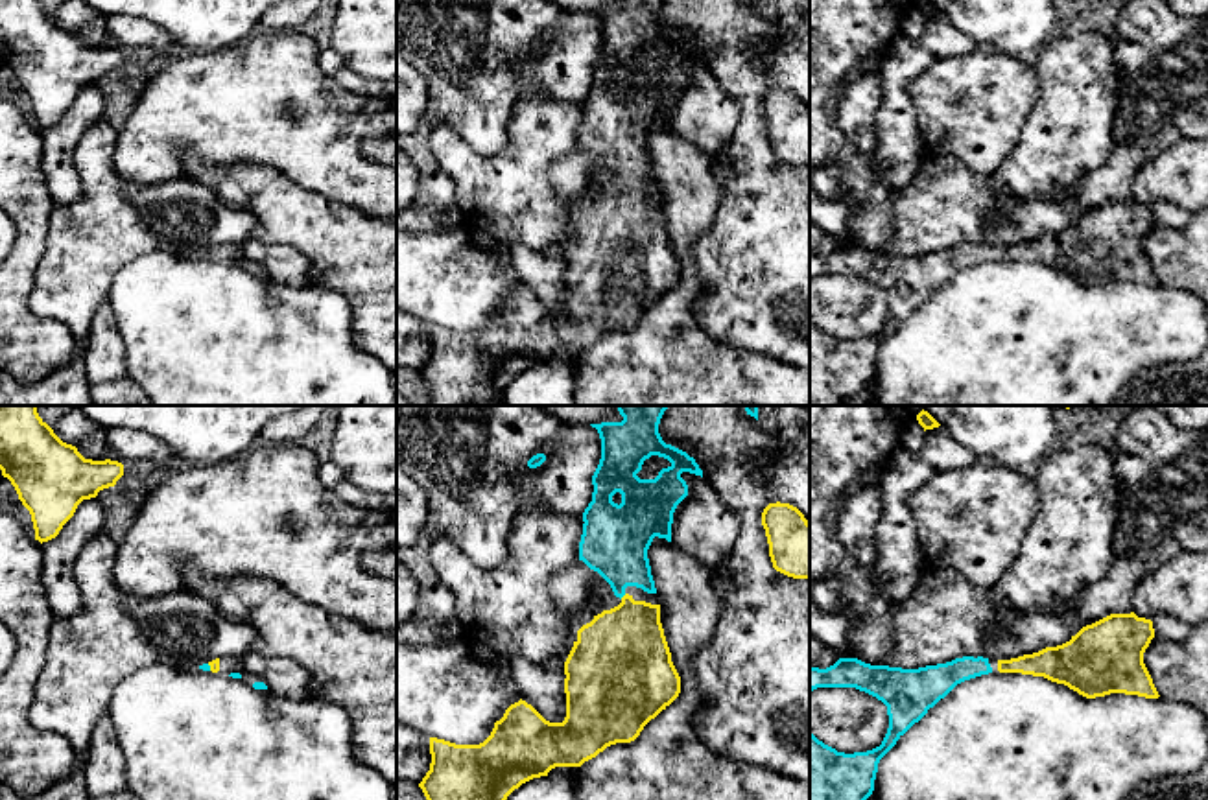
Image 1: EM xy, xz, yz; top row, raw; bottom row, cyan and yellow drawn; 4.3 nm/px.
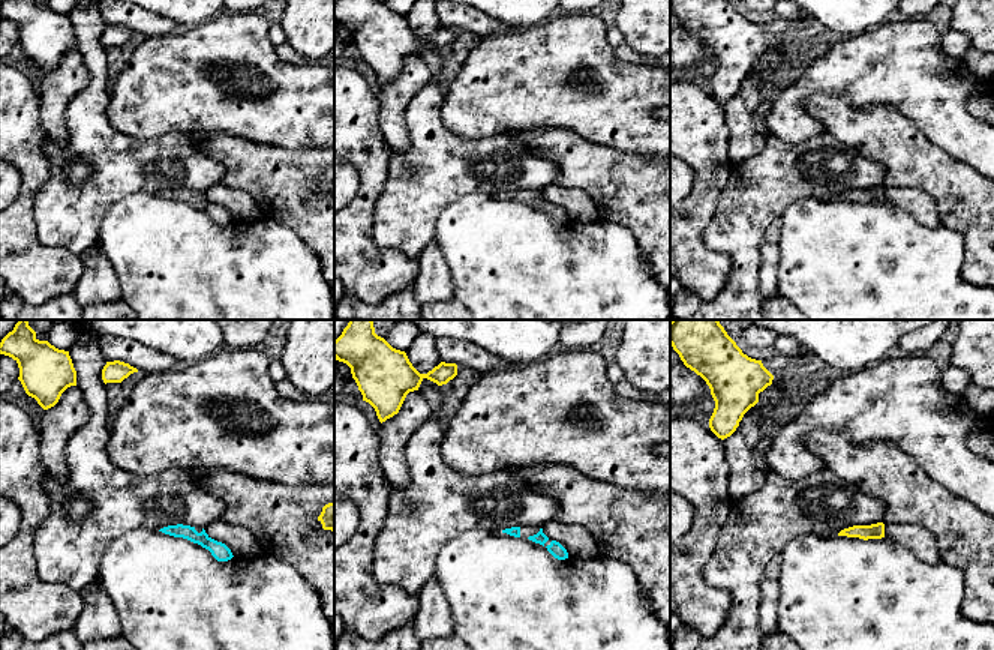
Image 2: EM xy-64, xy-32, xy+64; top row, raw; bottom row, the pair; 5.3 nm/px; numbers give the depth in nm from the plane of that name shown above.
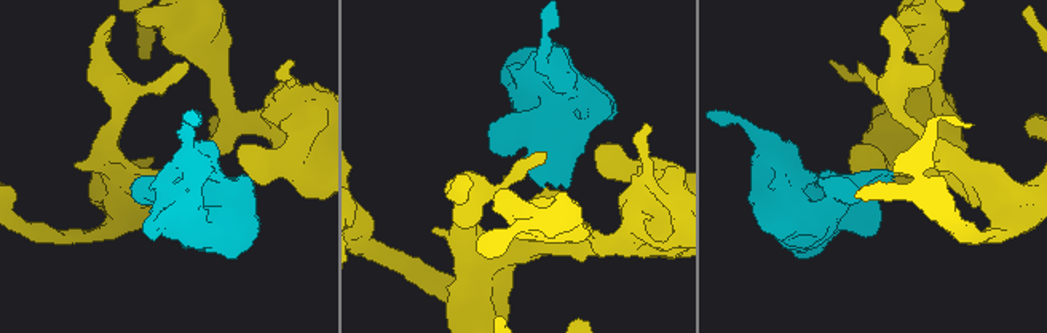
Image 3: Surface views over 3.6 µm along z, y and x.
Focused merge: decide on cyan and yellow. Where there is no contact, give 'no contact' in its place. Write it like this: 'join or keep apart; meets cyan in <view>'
join; meets cyan in xz

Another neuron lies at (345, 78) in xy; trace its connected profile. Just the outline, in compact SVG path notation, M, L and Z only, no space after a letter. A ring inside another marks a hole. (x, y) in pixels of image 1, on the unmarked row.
M341 68L332 77L339 87L352 94L397 100L397 77L389 81L365 79L349 68Z

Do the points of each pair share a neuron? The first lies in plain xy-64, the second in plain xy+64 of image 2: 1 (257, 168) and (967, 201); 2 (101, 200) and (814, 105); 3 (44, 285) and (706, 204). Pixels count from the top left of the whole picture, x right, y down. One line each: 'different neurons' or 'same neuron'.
1: same neuron
2: different neurons
3: same neuron

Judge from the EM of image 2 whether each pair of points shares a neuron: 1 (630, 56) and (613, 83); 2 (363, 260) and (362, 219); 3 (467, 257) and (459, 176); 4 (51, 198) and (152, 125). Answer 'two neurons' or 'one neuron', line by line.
1: two neurons
2: one neuron
3: two neurons
4: two neurons

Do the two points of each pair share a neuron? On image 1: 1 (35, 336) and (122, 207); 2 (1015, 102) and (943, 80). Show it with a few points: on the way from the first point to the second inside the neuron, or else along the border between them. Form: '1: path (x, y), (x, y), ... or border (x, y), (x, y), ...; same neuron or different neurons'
1: border (32, 277), (30, 308), (59, 319), (74, 352); different neurons
2: path (996, 102), (969, 102), (961, 94); same neuron

